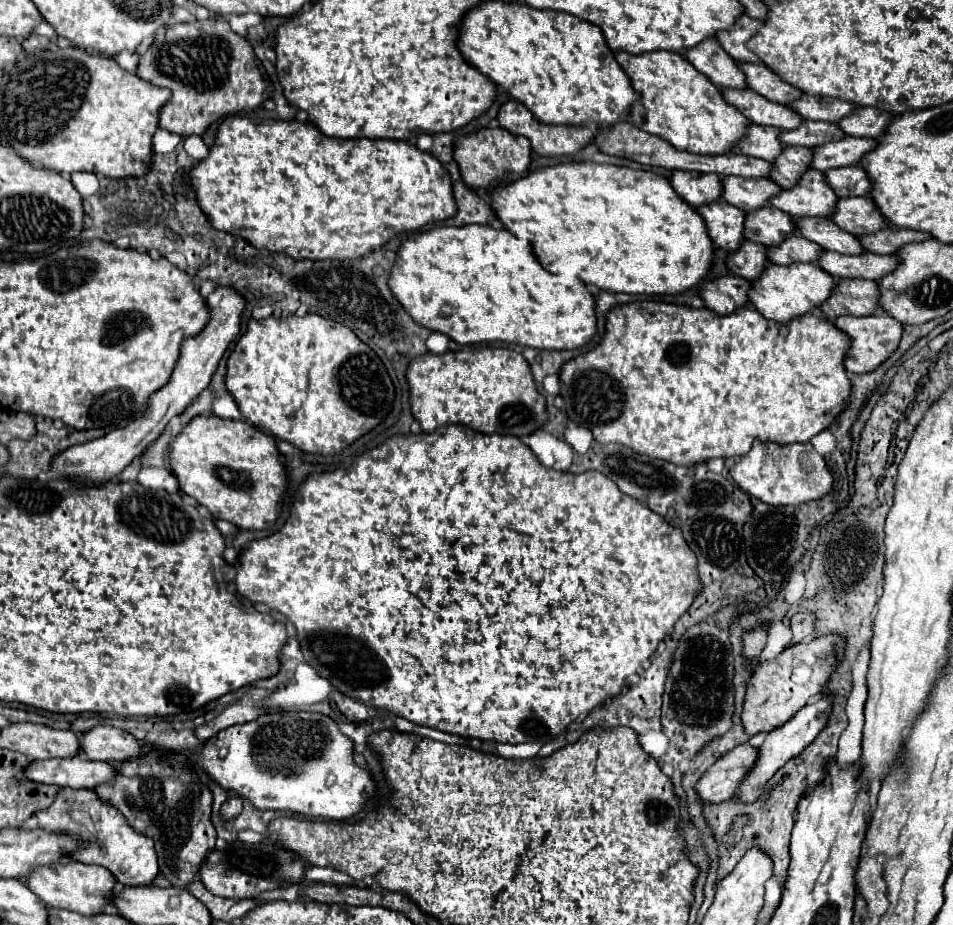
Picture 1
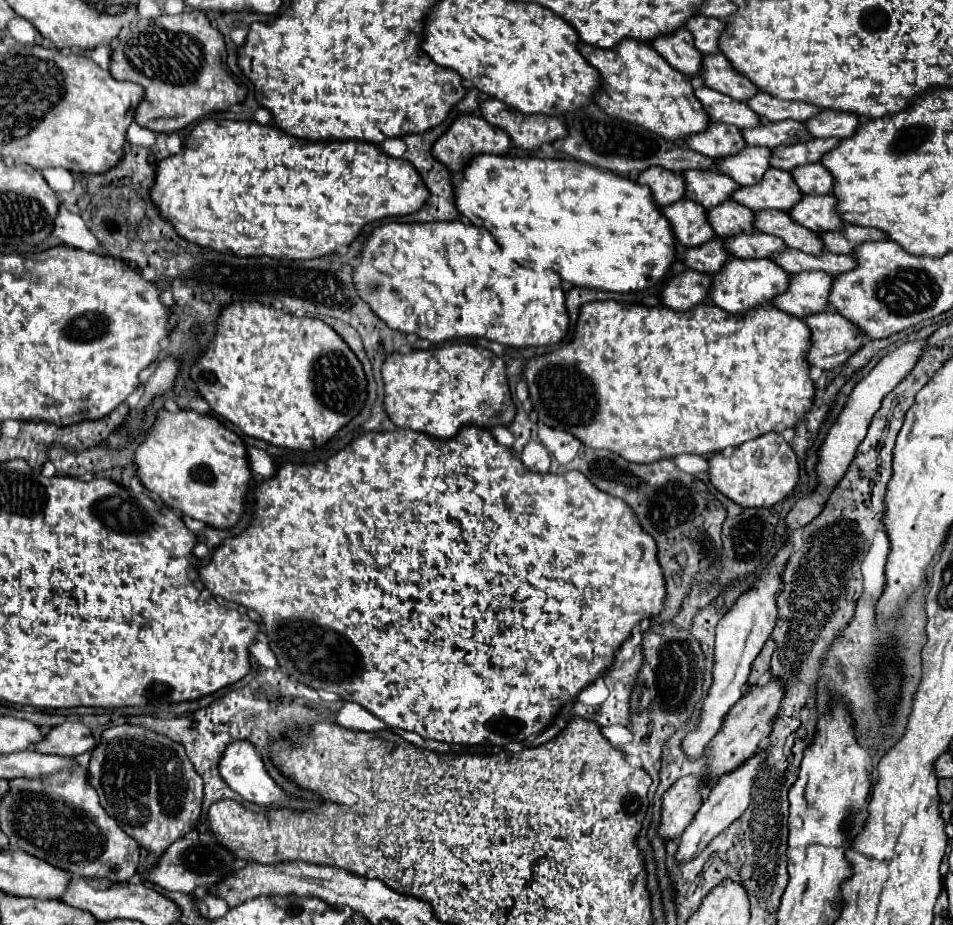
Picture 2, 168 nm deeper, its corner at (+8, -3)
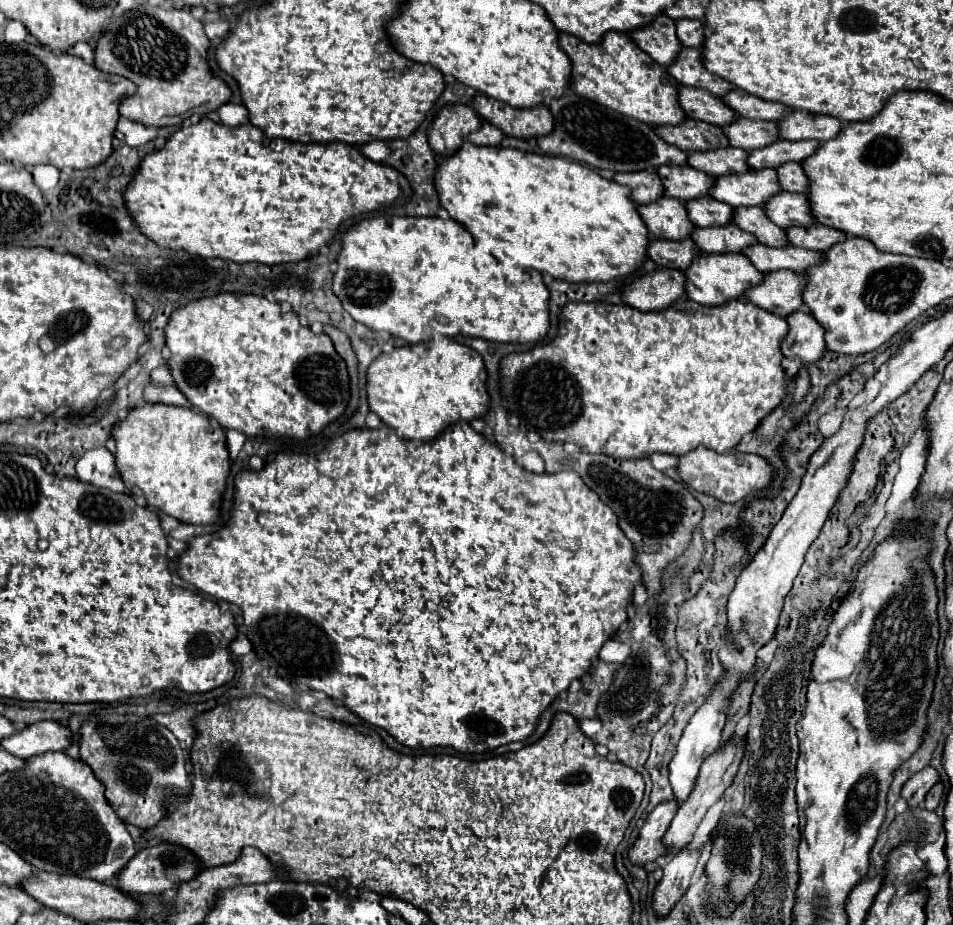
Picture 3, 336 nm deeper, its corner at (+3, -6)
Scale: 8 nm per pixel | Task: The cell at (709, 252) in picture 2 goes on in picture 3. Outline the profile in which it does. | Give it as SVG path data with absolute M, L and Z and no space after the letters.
M651 241L649 245L649 257L659 267L685 271L699 255L701 249L697 249L693 241Z

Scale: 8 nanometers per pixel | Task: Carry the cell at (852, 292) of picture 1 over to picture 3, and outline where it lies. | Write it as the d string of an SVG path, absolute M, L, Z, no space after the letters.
M773 271L765 273L765 281L745 293L745 297L761 309L767 309L779 317L789 317L789 313L803 307L801 291L805 291L807 277L793 271Z

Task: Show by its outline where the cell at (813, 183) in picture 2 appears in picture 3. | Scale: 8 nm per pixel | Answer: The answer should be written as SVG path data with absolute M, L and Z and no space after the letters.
M785 163L777 169L781 187L785 191L793 193L807 193L809 191L809 177L805 177L803 165L801 163Z

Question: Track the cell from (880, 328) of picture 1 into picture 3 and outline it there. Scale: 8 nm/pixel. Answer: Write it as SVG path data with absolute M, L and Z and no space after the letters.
M795 311L787 317L789 333L781 345L785 357L797 357L803 365L817 363L825 357L825 329L813 321L807 311Z

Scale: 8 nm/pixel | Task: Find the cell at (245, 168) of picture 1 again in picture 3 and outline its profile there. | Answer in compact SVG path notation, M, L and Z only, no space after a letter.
M205 117L197 125L181 127L179 131L173 133L173 137L169 137L169 141L165 143L163 149L149 153L141 161L141 169L139 169L137 177L125 189L123 197L125 197L125 203L127 203L133 219L137 221L139 231L143 235L147 235L149 239L153 239L159 247L185 249L185 251L201 255L201 257L221 257L221 259L231 259L235 263L257 261L257 263L265 263L265 265L277 265L277 263L297 263L297 261L311 257L311 253L321 251L323 247L327 247L333 241L333 237L343 221L377 211L383 205L393 205L397 199L403 197L403 189L409 189L409 185L405 183L405 177L401 177L401 173L397 173L397 169L393 169L385 163L375 163L375 161L367 159L353 145L341 142L295 143L295 141L287 141L287 139L269 139L269 137L265 137L265 133L259 127L255 127L251 123L241 125L241 127L227 127L223 123L215 123Z

